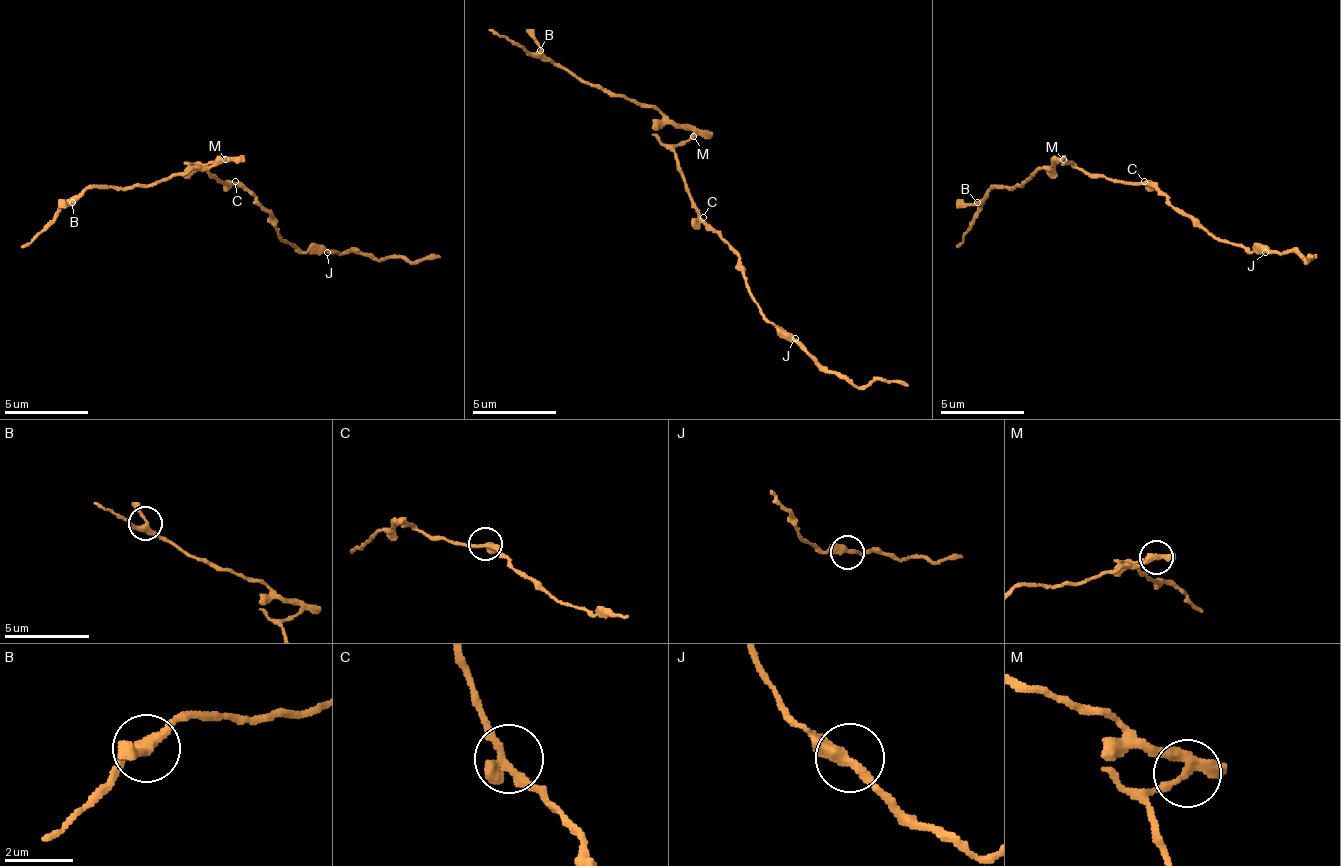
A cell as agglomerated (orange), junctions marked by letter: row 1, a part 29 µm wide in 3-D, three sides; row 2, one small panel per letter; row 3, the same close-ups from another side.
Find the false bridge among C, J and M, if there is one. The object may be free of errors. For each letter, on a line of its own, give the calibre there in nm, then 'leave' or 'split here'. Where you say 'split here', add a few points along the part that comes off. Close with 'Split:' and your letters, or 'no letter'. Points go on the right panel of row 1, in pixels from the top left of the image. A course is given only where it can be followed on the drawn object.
C: calibre 360 nm; leave
J: calibre 360 nm; leave
M: calibre 360 nm; split here; course (1064, 160), (1035, 173), (1023, 185), (993, 190), (956, 248)
Split: M

